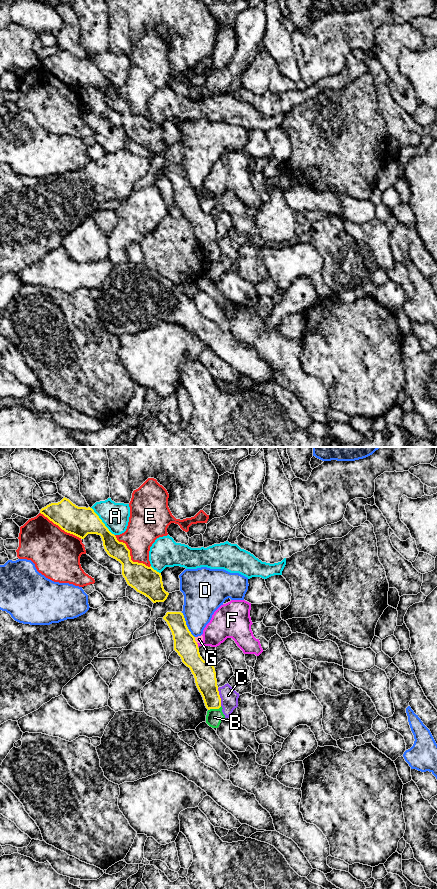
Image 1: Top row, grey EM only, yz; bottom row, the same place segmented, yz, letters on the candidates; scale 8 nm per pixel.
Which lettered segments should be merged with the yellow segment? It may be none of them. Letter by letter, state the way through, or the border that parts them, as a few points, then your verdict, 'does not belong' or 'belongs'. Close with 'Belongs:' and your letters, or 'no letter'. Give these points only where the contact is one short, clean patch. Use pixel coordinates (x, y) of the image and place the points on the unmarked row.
A: does not belong
B: border yz (221, 258), (208, 262); does not belong
C: border yz (217, 240), (221, 257); does not belong
D: does not belong
E: does not belong
F: border yz (196, 195), (198, 198); does not belong
G: border yz (194, 189), (197, 194); does not belong
Belongs: no letter

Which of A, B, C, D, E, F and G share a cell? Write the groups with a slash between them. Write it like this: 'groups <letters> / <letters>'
groups A / B C / D / E / F / G

